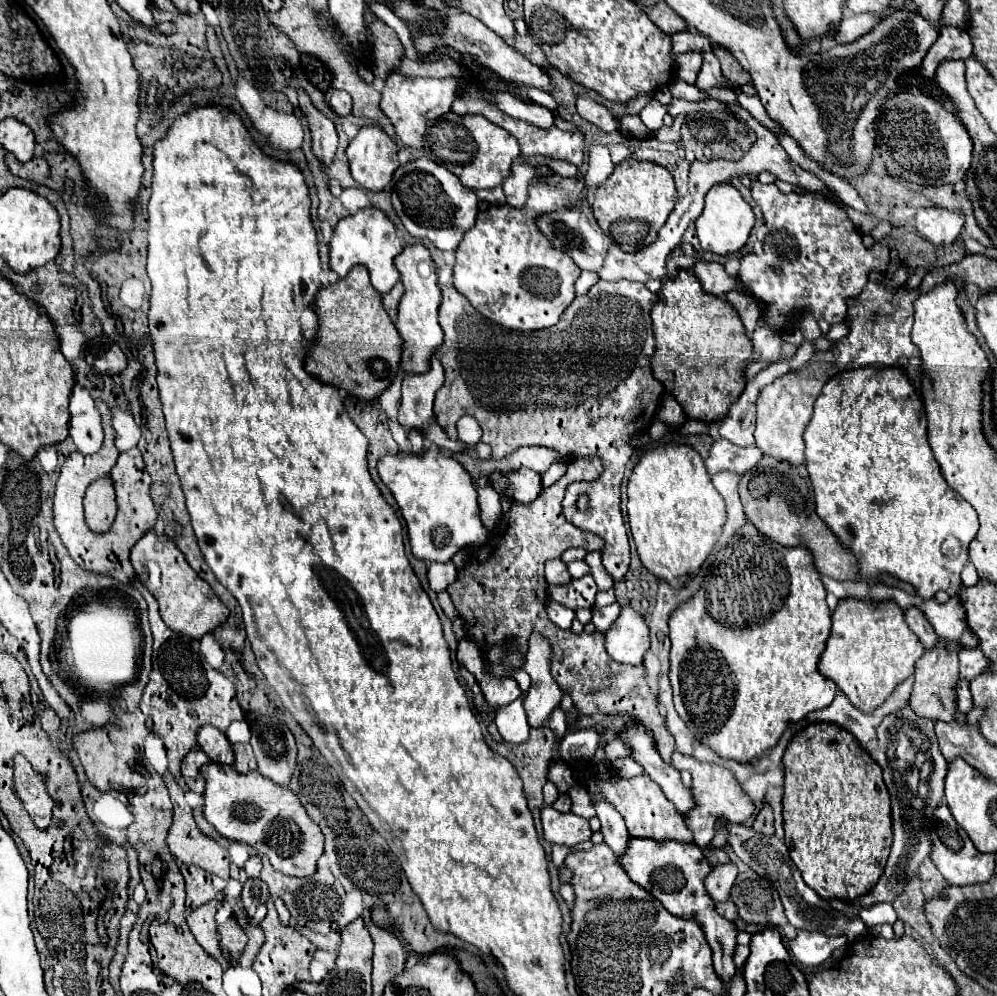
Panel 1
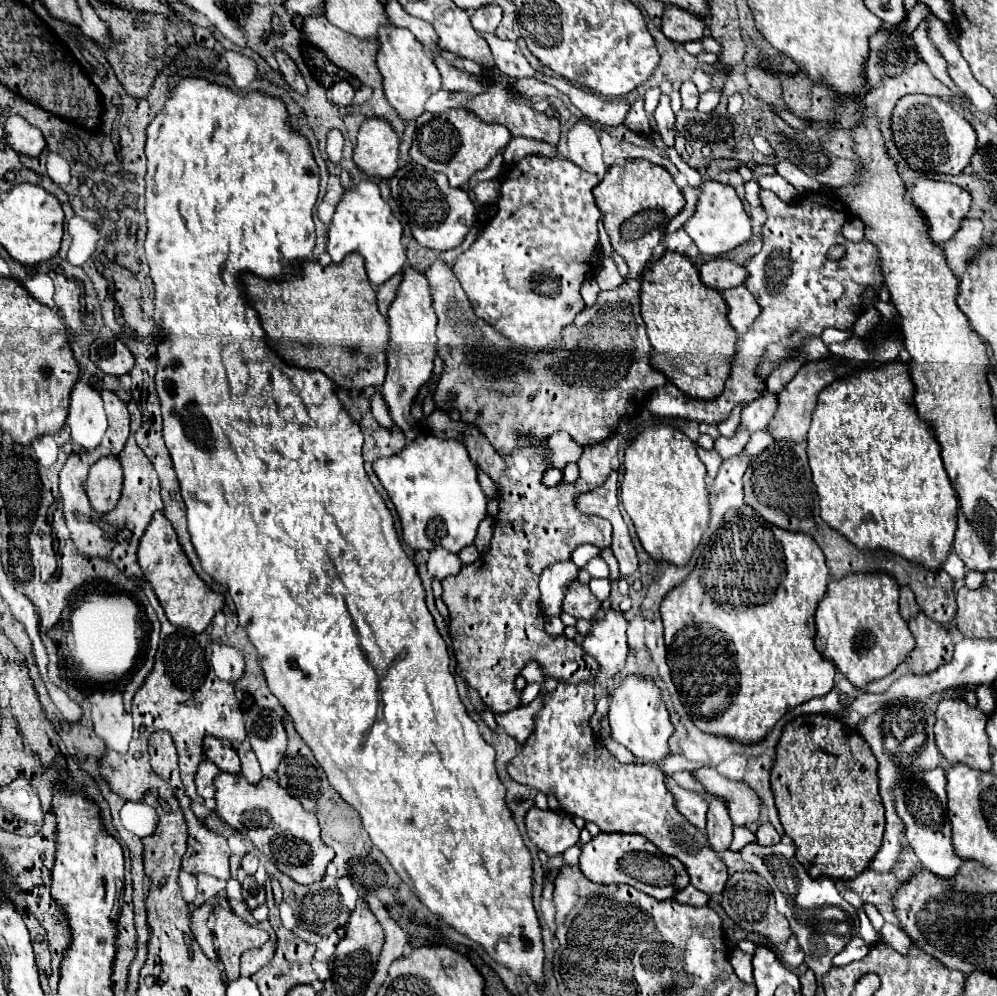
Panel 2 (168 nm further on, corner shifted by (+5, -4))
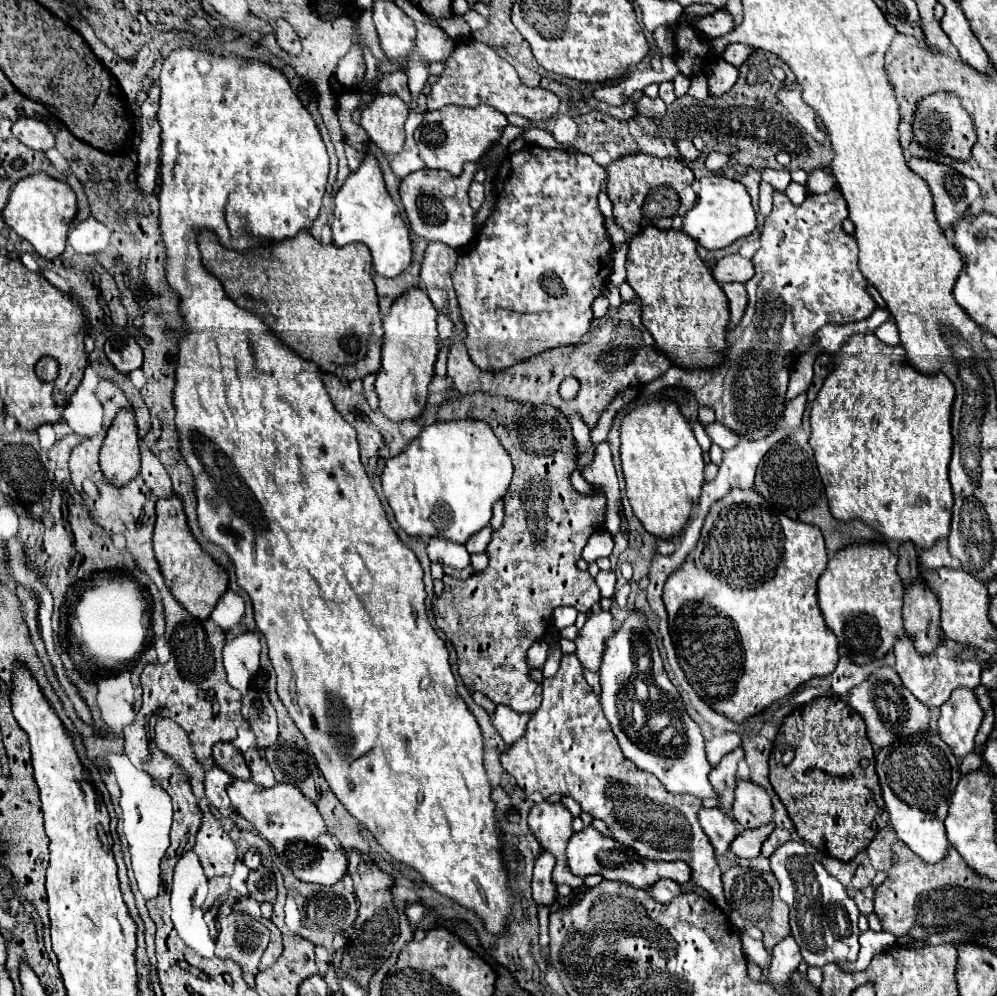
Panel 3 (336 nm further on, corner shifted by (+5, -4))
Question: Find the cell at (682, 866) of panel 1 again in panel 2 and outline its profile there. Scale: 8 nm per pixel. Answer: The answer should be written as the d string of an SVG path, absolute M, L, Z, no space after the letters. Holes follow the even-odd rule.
M600 833L600 835L592 837L586 845L580 845L580 871L584 873L584 877L588 877L594 883L626 883L626 885L636 887L638 891L644 891L646 895L650 895L658 901L672 899L676 891L684 889L690 883L686 867L676 857L664 855L644 837L630 835L630 833L628 835L626 833Z

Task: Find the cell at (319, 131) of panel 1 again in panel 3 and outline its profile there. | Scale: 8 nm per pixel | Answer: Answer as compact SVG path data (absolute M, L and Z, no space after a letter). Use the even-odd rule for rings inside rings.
M284 19L276 23L276 41L280 49L286 51L288 55L300 55L300 39Z

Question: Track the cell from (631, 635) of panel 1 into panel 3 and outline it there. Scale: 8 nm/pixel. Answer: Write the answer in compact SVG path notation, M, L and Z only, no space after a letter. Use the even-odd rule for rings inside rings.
M600 611L598 615L588 617L584 627L578 631L578 637L574 639L576 657L584 669L598 673L606 649L606 639L610 639L614 633L616 629L610 611Z

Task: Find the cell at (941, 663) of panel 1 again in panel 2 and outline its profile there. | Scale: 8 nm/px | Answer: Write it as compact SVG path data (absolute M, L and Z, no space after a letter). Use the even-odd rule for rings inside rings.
M920 611L916 617L912 617L912 621L908 621L908 625L916 645L906 661L914 673L930 673L952 659L952 635L936 621Z

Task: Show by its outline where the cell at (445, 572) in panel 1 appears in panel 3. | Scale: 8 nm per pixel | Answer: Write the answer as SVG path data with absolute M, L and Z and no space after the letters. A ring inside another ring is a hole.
M430 539L428 543L428 557L432 563L438 563L442 567L454 567L464 569L470 565L470 553L464 545L456 545L448 539Z

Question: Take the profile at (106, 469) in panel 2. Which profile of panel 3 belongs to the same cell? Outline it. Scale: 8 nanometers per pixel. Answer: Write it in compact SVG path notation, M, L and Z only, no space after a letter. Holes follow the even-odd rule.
M120 411L108 429L100 451L100 469L114 487L122 487L138 475L140 453L132 411Z

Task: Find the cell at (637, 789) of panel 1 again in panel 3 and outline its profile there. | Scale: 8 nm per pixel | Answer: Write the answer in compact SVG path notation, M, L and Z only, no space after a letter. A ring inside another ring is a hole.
M562 655L558 673L554 677L542 681L542 687L544 687L542 705L536 709L536 713L528 721L524 737L520 737L520 741L510 745L500 755L502 767L516 779L518 787L526 795L532 795L532 793L542 793L542 797L568 795L568 797L576 799L580 803L582 811L586 811L594 819L602 819L608 825L610 833L620 843L636 849L640 855L656 857L656 859L664 859L664 861L672 861L672 859L680 861L682 859L692 869L692 881L696 885L700 885L702 889L706 889L714 899L718 899L718 907L725 914L730 915L732 908L726 903L724 897L722 871L716 863L712 843L706 837L706 833L702 831L698 817L696 817L698 809L702 807L702 801L694 795L668 793L664 789L664 785L660 785L660 781L656 777L652 777L652 773L644 773L644 771L636 769L636 765L632 765L622 755L622 749L600 709L600 701L592 693L592 687L586 683L582 673L584 673L584 667L580 665L576 655Z

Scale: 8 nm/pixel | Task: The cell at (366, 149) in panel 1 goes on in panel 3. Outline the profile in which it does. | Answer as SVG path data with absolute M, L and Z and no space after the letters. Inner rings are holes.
M380 95L362 111L360 125L378 149L386 155L396 155L404 145L406 117L408 107L404 101L394 95Z

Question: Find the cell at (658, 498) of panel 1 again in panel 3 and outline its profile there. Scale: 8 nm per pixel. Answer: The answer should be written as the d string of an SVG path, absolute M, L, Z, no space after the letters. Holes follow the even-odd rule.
M652 401L622 417L620 457L626 495L644 529L660 539L682 535L704 485L702 449L676 403Z

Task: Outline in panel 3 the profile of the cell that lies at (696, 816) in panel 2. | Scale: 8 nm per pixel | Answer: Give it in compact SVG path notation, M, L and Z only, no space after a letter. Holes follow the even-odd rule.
M700 809L698 813L698 821L704 829L704 833L710 837L714 849L718 855L728 851L728 845L732 843L732 839L738 835L736 825L730 821L728 815L724 815L720 809Z

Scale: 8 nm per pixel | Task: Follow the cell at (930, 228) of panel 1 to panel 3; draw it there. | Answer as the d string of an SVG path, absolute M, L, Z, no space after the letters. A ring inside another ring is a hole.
M910 157L908 167L928 183L942 231L952 229L966 215L970 203L980 195L980 189L972 179L962 177L946 165Z

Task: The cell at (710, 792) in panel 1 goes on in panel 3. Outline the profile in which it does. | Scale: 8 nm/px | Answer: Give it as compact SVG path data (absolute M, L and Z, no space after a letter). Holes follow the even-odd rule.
M736 779L734 795L736 799L732 805L732 815L744 829L752 829L752 827L770 823L772 803L770 803L768 793L760 785L752 781Z

